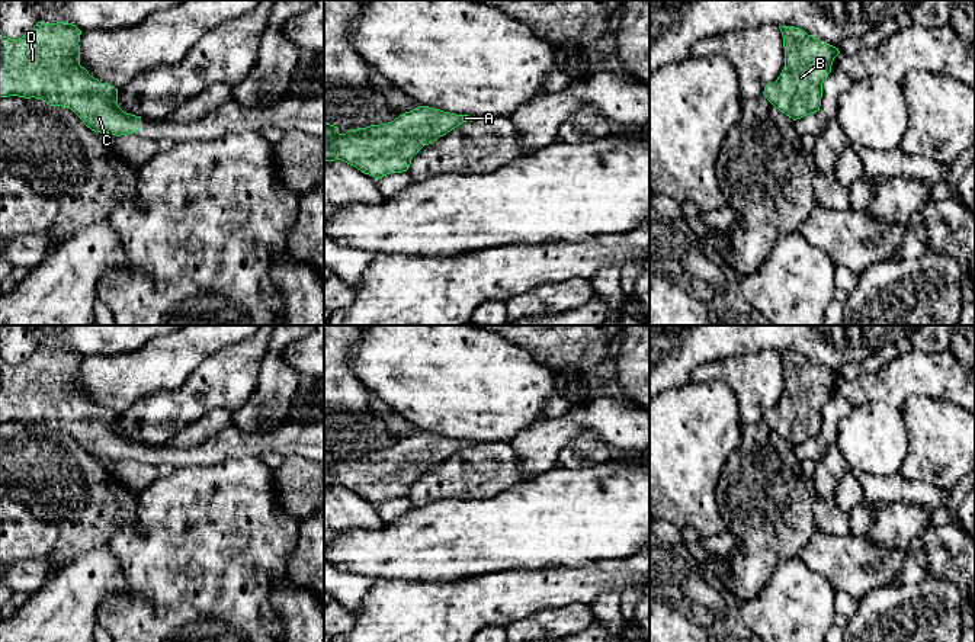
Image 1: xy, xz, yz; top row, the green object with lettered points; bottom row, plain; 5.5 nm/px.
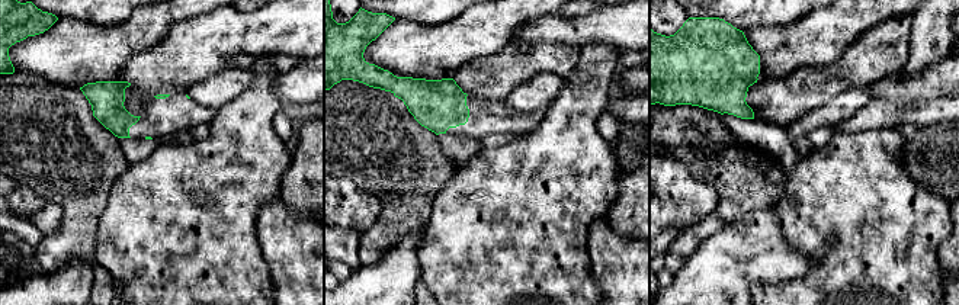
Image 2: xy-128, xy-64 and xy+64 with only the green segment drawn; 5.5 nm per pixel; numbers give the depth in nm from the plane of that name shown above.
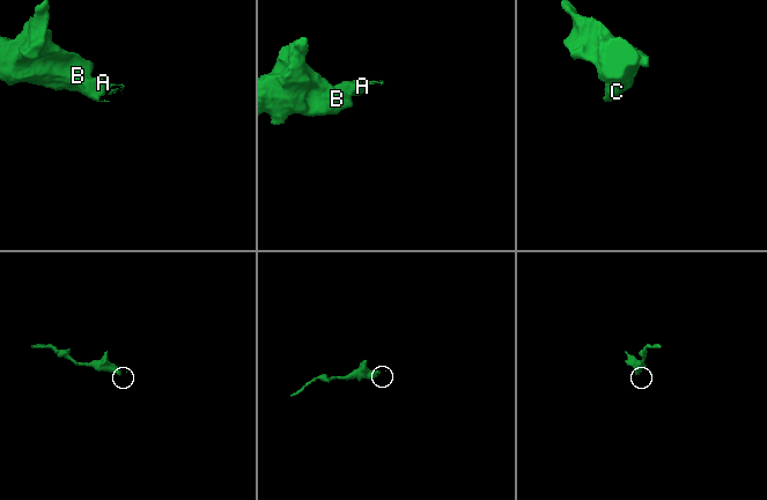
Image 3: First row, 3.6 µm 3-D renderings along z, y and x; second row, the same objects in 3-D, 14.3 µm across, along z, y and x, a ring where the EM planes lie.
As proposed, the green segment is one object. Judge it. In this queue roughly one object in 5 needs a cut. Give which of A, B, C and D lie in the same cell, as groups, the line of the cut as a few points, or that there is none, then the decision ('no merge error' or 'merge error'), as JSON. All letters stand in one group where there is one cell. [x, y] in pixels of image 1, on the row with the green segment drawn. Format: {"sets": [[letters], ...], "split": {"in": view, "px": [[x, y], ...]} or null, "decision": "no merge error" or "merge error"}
{"sets": [["A", "B", "C", "D"]], "split": null, "decision": "no merge error"}

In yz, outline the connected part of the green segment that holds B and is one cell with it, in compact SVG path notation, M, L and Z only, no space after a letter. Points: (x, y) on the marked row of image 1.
M780 26L785 46L785 67L774 83L764 87L764 97L786 116L793 121L820 110L822 97L822 83L831 73L838 48L808 35L795 26Z

